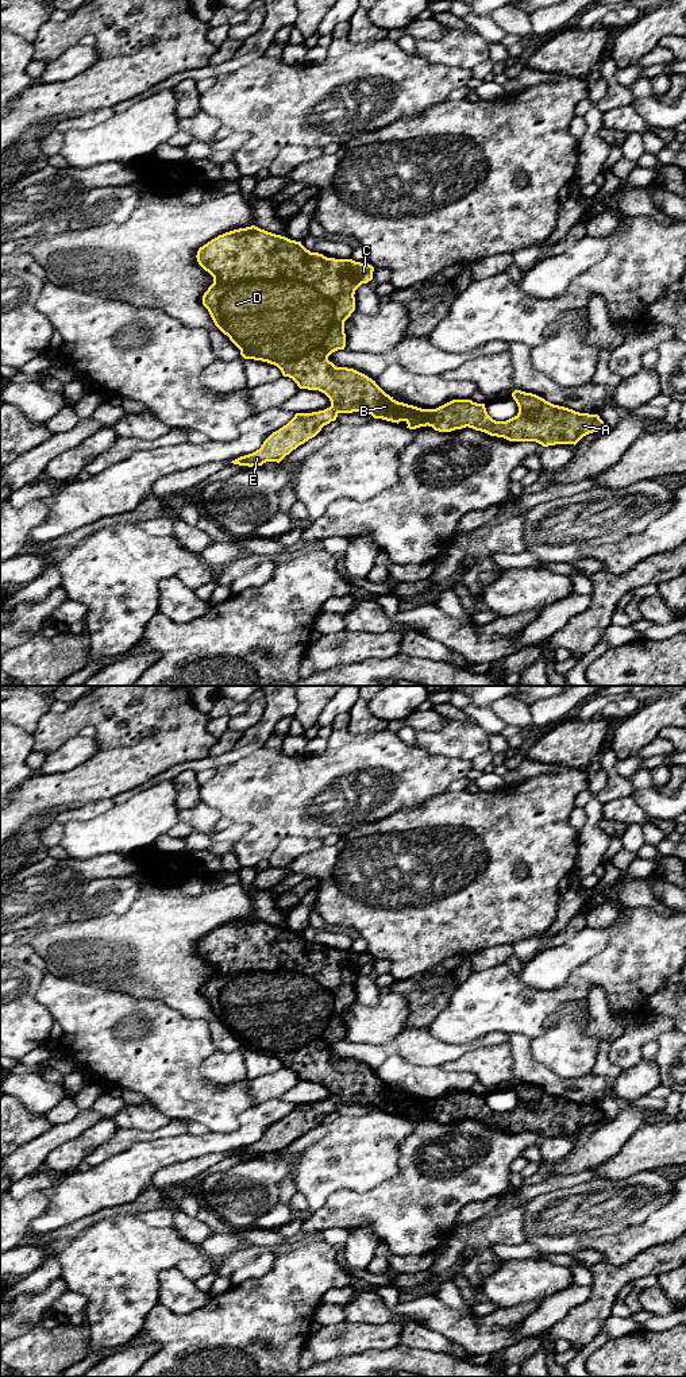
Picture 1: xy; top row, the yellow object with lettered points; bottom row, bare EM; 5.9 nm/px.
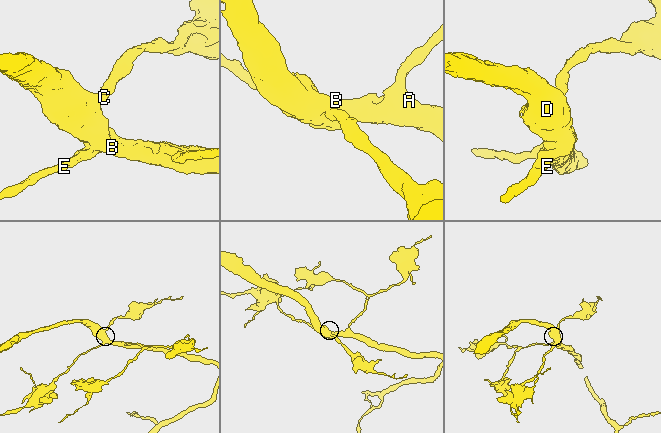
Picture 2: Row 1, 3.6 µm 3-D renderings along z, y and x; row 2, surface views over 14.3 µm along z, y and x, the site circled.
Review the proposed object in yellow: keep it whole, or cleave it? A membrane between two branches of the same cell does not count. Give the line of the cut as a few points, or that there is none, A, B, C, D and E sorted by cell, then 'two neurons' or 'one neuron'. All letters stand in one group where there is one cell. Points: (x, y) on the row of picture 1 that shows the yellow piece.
no cut | A B C D E | one neuron

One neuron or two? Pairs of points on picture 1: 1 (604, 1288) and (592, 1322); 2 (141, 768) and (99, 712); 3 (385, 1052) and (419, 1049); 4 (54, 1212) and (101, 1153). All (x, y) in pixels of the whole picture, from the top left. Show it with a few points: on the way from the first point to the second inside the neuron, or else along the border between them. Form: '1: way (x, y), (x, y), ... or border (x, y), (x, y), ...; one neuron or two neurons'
1: way (604, 1296), (592, 1314); one neuron
2: way (130, 748), (130, 717), (119, 709); one neuron
3: way (393, 1049), (411, 1049); one neuron
4: border (119, 1153), (91, 1167); two neurons

